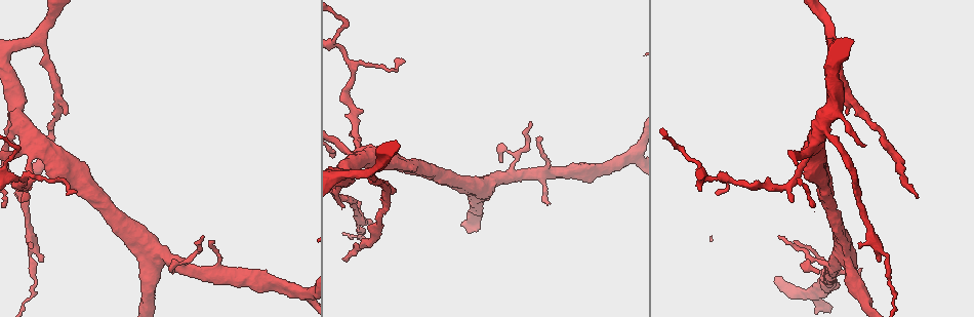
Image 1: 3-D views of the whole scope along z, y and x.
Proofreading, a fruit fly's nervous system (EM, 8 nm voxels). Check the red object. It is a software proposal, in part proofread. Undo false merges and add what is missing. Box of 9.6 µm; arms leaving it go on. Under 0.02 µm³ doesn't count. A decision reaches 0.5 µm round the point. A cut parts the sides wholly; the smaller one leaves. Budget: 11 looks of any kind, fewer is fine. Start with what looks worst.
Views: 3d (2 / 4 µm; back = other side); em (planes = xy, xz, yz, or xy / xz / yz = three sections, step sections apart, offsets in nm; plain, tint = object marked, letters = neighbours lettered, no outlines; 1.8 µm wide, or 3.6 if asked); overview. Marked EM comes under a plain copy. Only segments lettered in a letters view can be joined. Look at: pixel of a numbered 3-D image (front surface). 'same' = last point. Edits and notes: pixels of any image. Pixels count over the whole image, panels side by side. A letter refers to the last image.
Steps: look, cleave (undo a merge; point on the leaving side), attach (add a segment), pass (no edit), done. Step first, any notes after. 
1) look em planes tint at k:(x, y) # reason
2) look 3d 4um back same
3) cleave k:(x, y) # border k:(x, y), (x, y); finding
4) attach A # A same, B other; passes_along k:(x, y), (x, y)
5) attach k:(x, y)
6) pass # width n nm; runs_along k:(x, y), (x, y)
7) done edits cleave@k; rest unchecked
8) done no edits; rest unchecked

look em xy step 16 tint at 1:(346, 260) # tapers out

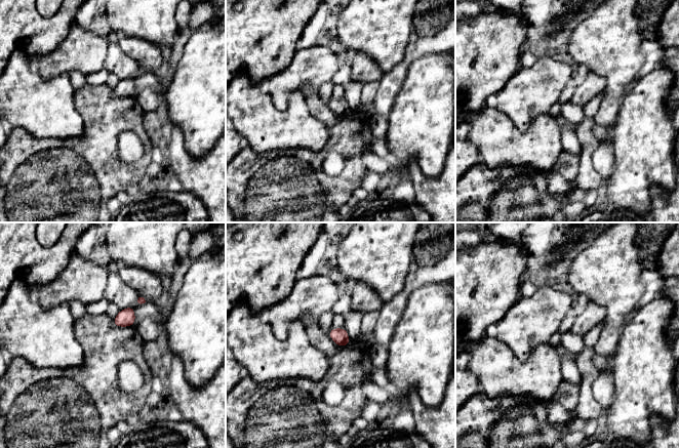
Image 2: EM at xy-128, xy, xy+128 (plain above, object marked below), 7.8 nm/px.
look em xy step 16 letters same # see the neighbours

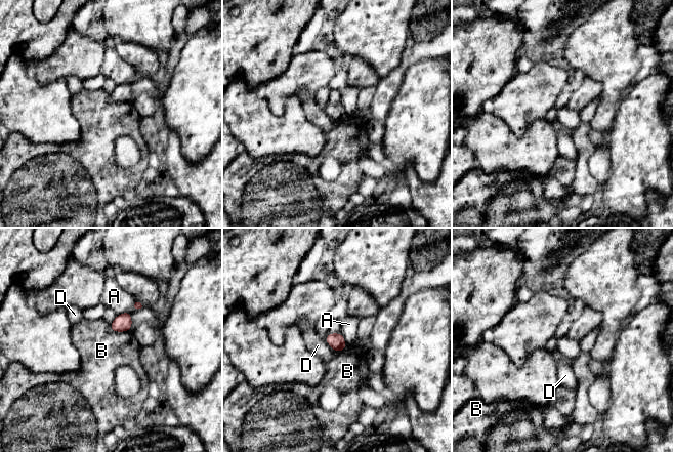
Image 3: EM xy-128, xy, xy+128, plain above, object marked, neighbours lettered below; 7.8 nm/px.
pass # A other, B other, D other; border 3:(109, 324), (111, 330), (129, 331); no lettered segment goes on from it

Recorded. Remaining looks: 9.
look em planes letters at 1:(65, 114) # free end

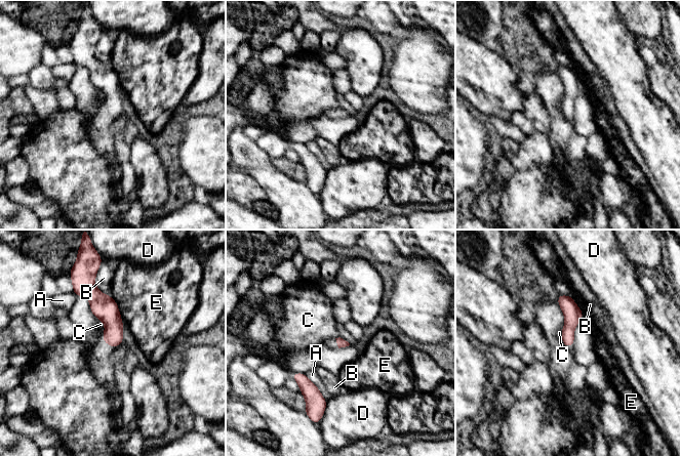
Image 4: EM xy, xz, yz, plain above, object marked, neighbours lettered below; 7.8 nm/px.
pass # A other, B other, C other, D other, E other; runs_along 4:(560, 297), (569, 308), (567, 344); none of them fits

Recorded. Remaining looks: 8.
look em planes letters at 1:(860, 269) # branch stops here

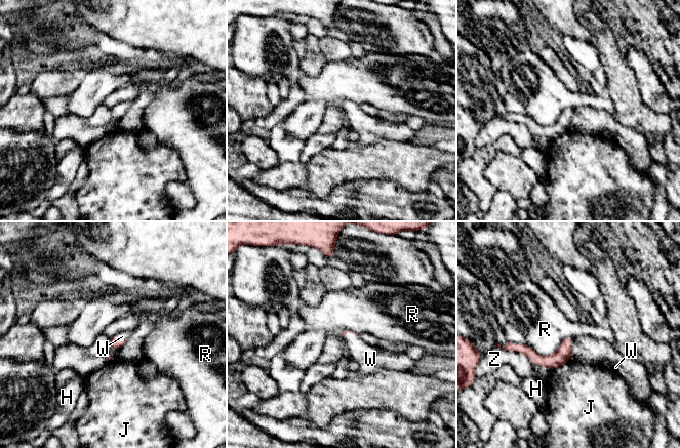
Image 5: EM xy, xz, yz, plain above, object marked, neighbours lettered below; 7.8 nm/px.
attach W # H other, J other, R other, W same, Z other; passes_along 5:(115, 343), (121, 341), (122, 336); it goes on there

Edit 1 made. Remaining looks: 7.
look overview # see it whole again

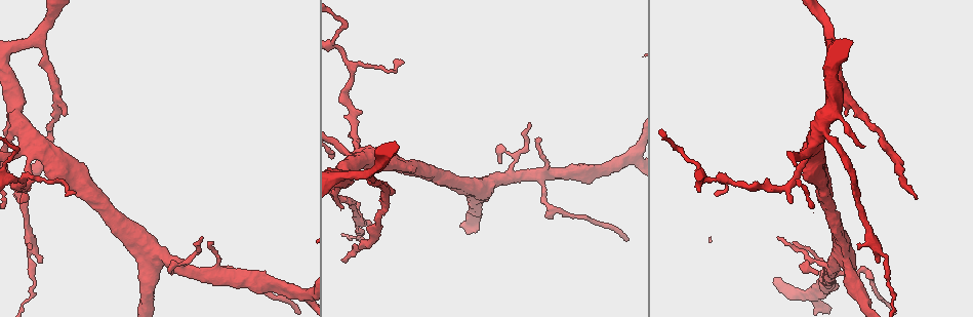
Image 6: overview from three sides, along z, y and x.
look em planes letters at 6:(530, 124) # an open end

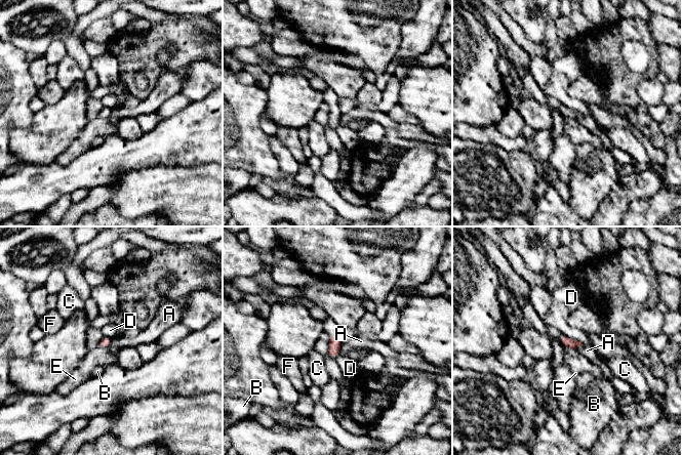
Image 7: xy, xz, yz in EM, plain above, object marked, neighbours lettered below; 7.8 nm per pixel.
pass # A other, B other, C other, D other, E other, F other; border 7:(561, 333), (579, 340), (584, 344); none of them fits

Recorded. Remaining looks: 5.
done edits attach@5; rest unchecked

